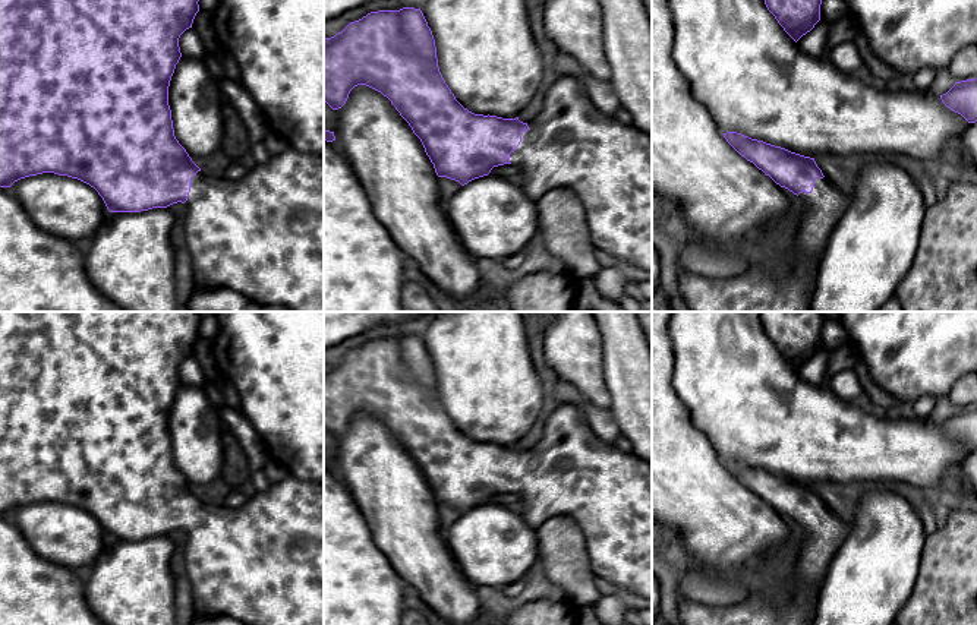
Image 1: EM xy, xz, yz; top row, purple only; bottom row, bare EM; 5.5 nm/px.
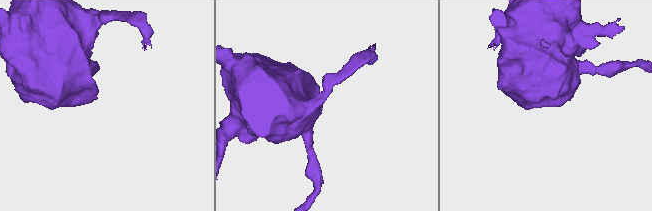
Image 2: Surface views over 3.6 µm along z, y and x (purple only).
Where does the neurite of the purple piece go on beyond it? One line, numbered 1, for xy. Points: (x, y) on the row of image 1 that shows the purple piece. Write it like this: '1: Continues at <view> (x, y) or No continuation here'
1: Continues at xy (261, 231)

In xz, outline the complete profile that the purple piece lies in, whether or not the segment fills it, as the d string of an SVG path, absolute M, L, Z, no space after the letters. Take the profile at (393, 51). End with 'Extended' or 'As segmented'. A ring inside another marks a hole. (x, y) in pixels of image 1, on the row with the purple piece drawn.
M420 9L371 12L350 22L341 32L324 38L324 102L341 108L350 91L366 85L387 97L420 139L438 177L461 186L488 176L494 167L511 164L523 174L526 195L536 201L548 190L565 187L582 202L590 240L596 250L614 256L625 268L652 272L652 136L634 124L605 116L589 98L580 76L564 75L548 89L542 110L529 123L516 119L475 114L464 108L445 83L437 59L431 28Z. Extended

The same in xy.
M0 0L0 187L42 173L78 179L94 187L110 212L141 212L182 202L187 212L183 240L192 256L193 285L226 287L246 297L293 312L324 312L324 157L287 148L267 164L248 164L234 176L202 171L174 136L168 86L182 53L180 35L192 28L199 0Z. Extended

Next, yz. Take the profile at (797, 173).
M737 132L724 133L727 142L747 161L804 202L797 228L776 253L750 256L748 268L729 278L707 278L684 271L678 291L690 312L809 312L809 261L825 252L831 233L852 202L852 193L836 189L817 167L814 158L751 139Z. Extended

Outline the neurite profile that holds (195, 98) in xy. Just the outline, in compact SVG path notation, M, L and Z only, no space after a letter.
M180 57L168 86L174 136L192 160L218 157L224 97L201 59Z

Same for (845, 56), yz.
M852 41L836 45L826 57L845 75L863 67L860 51Z

